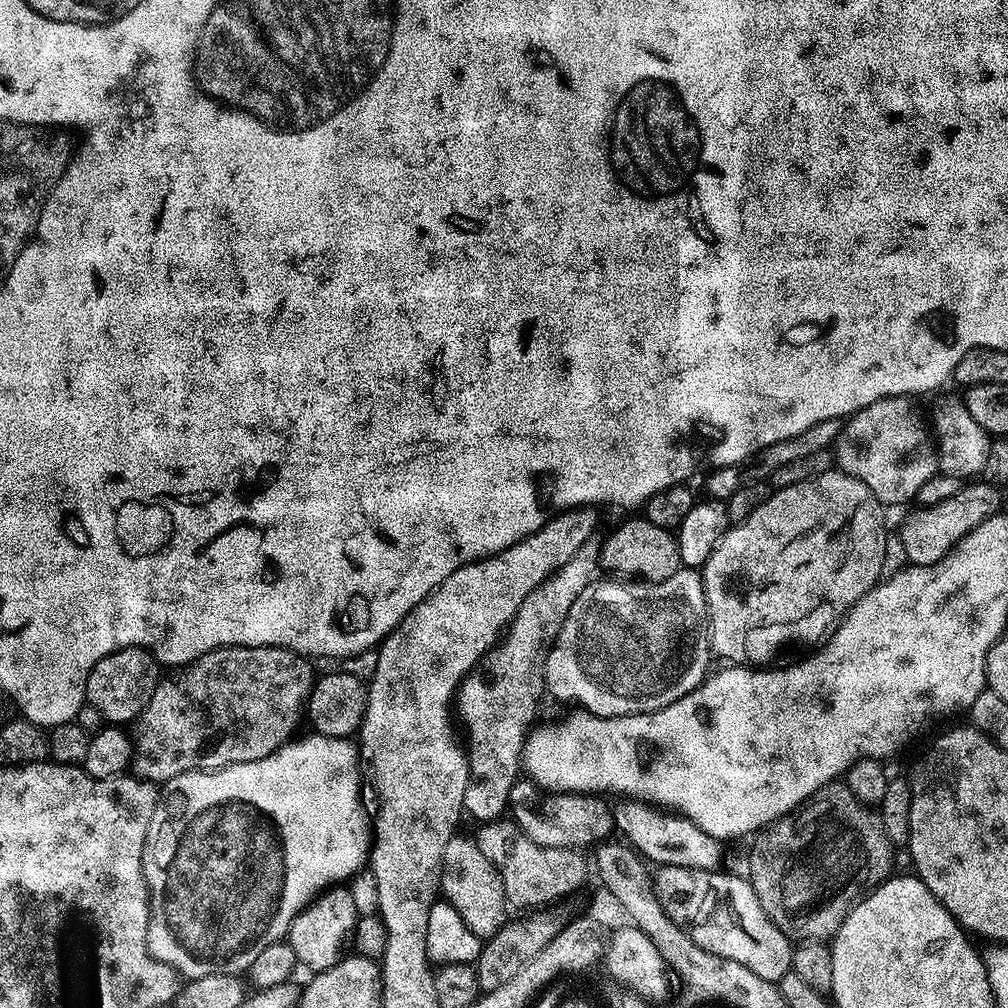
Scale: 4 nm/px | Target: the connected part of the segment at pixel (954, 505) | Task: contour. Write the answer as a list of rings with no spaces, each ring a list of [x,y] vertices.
[[[968,482],[960,487],[958,494],[946,498],[946,502],[917,507],[917,512],[910,513],[904,525],[898,529],[898,535],[906,548],[907,563],[912,566],[930,566],[942,559],[962,537],[970,534],[970,530],[1001,511],[999,491],[1001,489],[993,483]]]

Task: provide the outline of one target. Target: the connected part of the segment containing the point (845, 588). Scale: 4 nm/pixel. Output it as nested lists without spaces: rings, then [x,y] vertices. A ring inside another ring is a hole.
[[[839,470],[811,476],[808,480],[798,482],[794,486],[775,489],[771,496],[766,498],[744,521],[729,527],[724,537],[716,544],[716,549],[712,551],[708,561],[704,563],[702,575],[708,603],[708,635],[711,651],[715,655],[717,652],[718,655],[725,656],[728,659],[725,661],[736,666],[764,666],[783,644],[819,645],[829,635],[833,625],[882,579],[882,558],[885,557],[886,538],[890,533],[890,528],[884,525],[884,512],[886,512],[885,505],[881,504],[878,498],[874,498],[874,494],[870,494],[870,490],[862,486],[858,478]]]

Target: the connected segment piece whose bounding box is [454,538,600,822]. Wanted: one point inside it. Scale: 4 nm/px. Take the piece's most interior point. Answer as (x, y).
(497, 710)

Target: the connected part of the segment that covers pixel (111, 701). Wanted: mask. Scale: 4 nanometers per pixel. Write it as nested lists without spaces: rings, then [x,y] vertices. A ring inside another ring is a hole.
[[[126,646],[114,654],[104,656],[102,662],[90,670],[84,699],[88,706],[98,710],[109,725],[128,726],[140,717],[142,710],[146,710],[146,702],[150,702],[150,694],[154,694],[161,679],[161,665],[147,648]]]

